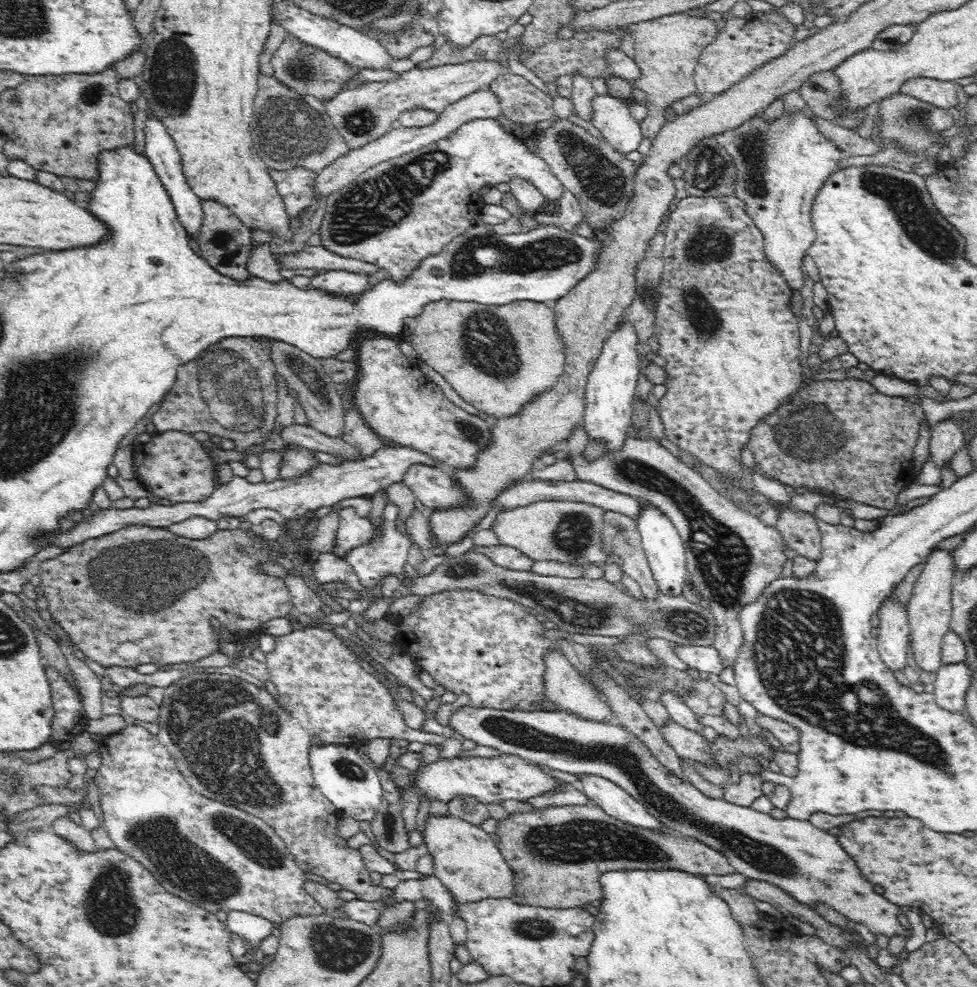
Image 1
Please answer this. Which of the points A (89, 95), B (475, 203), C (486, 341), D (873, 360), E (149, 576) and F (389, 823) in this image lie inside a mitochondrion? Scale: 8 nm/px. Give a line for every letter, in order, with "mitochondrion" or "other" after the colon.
A: mitochondrion
B: other
C: mitochondrion
D: other
E: mitochondrion
F: other

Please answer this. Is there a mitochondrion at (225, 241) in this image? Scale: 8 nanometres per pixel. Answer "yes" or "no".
yes

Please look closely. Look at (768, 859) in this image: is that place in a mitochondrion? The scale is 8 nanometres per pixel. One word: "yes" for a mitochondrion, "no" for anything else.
yes

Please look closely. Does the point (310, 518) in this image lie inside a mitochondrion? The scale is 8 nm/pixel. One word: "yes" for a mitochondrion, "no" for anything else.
no

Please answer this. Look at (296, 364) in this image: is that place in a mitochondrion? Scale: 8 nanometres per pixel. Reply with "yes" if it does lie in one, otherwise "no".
yes

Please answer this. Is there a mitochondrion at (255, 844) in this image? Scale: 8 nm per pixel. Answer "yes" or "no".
yes

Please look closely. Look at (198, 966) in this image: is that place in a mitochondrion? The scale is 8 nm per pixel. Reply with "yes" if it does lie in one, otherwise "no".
no

